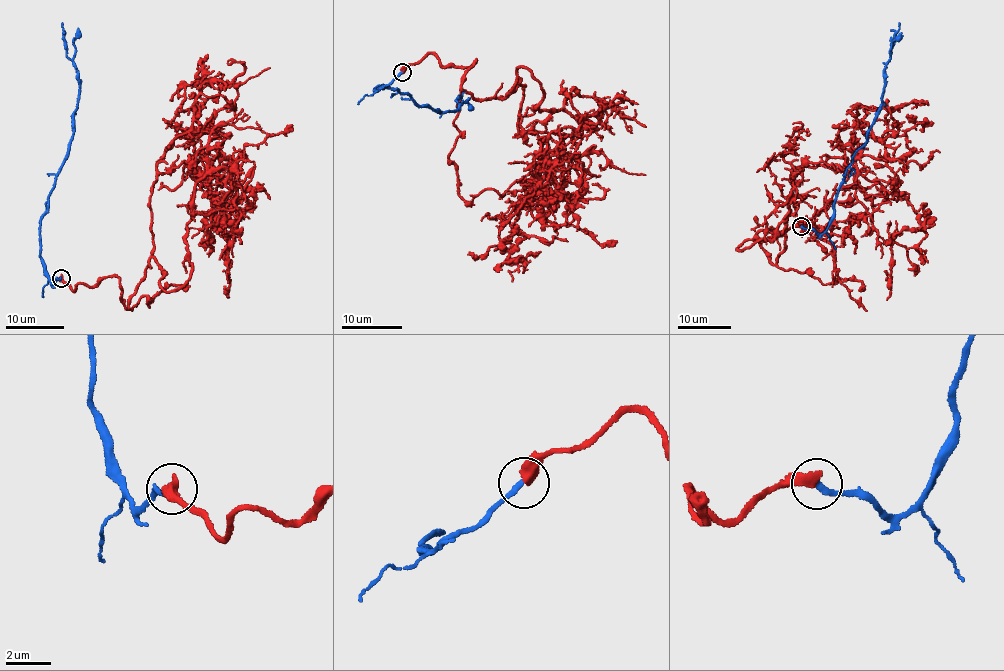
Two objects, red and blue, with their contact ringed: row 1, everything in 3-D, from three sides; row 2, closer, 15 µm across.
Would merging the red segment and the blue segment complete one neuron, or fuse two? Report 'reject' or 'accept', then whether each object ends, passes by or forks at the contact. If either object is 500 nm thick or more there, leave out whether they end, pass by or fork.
reject

